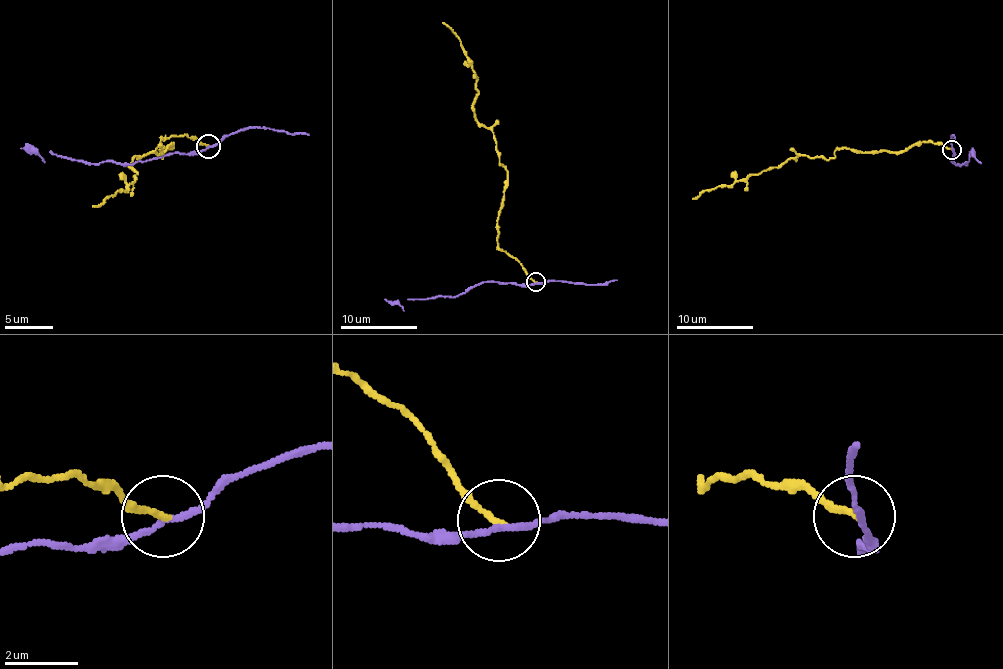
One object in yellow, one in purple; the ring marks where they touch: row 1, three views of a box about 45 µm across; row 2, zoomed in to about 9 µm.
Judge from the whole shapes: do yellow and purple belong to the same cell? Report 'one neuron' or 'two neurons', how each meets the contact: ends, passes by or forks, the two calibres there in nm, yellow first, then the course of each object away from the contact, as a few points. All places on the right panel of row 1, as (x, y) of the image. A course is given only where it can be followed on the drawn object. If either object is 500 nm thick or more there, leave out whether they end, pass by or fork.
two neurons; yellow ends there; purple passes by; 160 nm thick on the yellow side, 150 nm on the other; yellow runs (952, 150), (931, 140), (898, 152), (840, 148), (827, 160), (790, 158), (777, 167), (707, 189), (692, 198); purple runs (952, 150), (954, 164), (966, 164), (969, 154), (971, 156), (969, 152)

